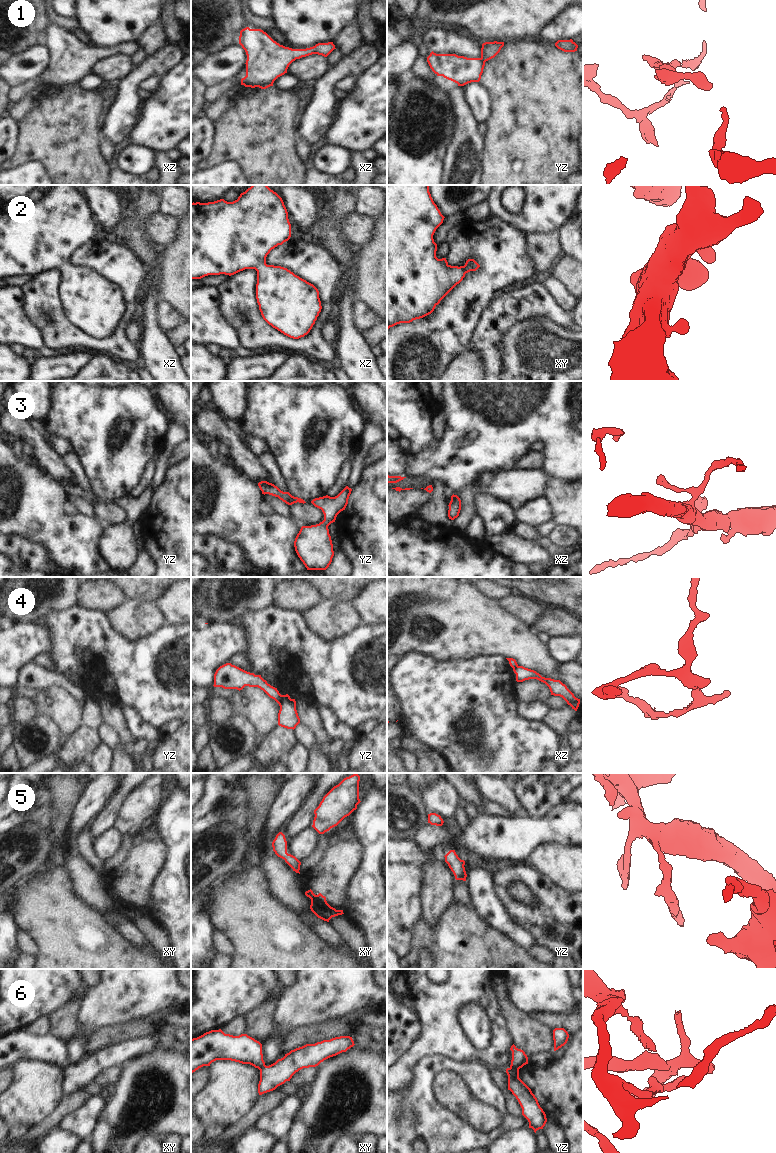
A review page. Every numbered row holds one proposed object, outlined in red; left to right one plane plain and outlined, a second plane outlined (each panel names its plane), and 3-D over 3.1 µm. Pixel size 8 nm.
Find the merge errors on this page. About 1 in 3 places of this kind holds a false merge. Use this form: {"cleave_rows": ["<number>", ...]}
{"cleave_rows": ["1", "4", "6"]}

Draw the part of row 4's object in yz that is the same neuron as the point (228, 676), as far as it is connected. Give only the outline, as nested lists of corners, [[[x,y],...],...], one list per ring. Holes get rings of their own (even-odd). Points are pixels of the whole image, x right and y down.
[[[226,663],[216,670],[213,686],[224,689],[237,689],[239,691],[245,686],[258,687],[270,698],[274,699],[279,706],[281,705],[281,694],[277,688],[268,684],[261,675],[247,672],[231,663]]]

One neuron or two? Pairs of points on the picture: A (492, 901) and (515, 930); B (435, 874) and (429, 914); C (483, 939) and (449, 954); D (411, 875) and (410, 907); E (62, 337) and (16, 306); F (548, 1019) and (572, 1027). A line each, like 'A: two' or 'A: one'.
A: one
B: one
C: one
D: one
E: two
F: one

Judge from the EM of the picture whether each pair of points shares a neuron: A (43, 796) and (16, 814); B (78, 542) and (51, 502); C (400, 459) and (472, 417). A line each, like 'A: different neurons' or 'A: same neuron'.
A: same neuron
B: same neuron
C: different neurons

